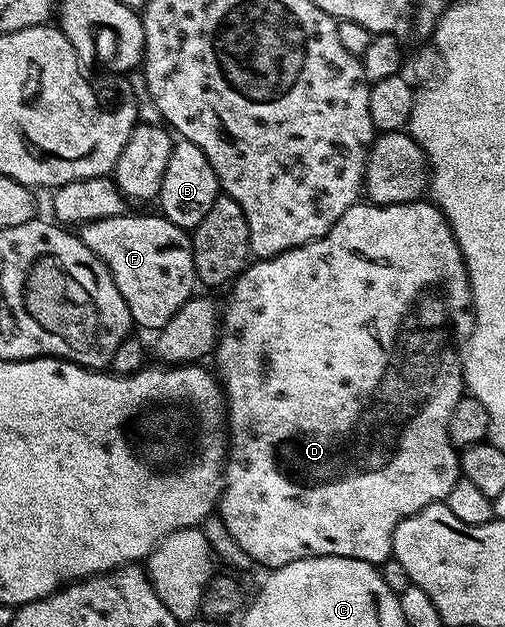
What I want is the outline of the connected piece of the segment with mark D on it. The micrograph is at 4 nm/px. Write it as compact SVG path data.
M421 199L411 201L405 205L374 205L371 203L357 203L330 227L330 231L325 237L319 237L316 241L311 241L305 245L294 247L285 253L279 253L277 257L266 257L256 259L245 268L244 272L231 282L230 290L232 294L228 297L228 306L223 306L222 320L218 325L218 340L214 348L214 373L218 378L223 390L226 402L226 433L230 440L226 445L226 460L224 463L224 488L220 491L218 502L218 517L224 520L224 529L232 536L232 541L249 557L252 561L257 561L260 565L265 565L265 570L271 571L281 569L286 563L294 563L298 559L307 557L349 557L350 559L362 559L366 563L380 567L384 562L392 557L392 536L394 527L402 523L410 515L422 511L427 505L447 502L450 495L450 487L462 476L460 471L460 453L457 446L452 444L450 435L450 415L454 407L459 403L462 394L465 392L464 373L462 372L462 346L472 336L476 315L472 311L472 288L468 278L468 268L464 262L462 251L454 239L448 220L444 218L444 212L433 205L431 200Z

